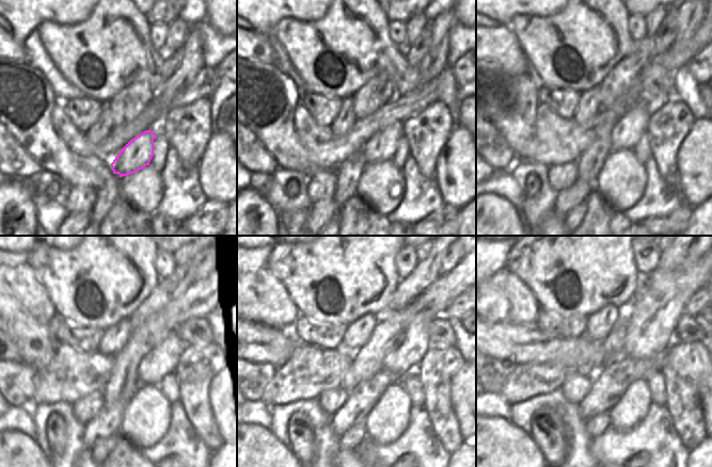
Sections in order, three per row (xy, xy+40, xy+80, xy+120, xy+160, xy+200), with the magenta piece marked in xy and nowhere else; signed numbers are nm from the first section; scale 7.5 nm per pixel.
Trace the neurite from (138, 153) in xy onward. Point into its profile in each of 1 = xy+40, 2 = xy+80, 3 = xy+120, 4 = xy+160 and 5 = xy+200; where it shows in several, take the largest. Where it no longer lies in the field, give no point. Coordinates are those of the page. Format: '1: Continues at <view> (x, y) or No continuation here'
1: Continues at xy+40 (381, 146)
2: Continues at xy+80 (629, 130)
3: Continues at xy+120 (157, 363)
4: Continues at xy+160 (398, 361)
5: Continues at xy+200 (636, 353)

